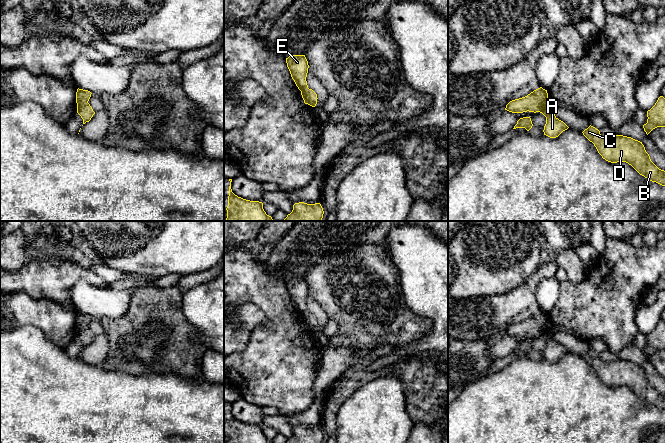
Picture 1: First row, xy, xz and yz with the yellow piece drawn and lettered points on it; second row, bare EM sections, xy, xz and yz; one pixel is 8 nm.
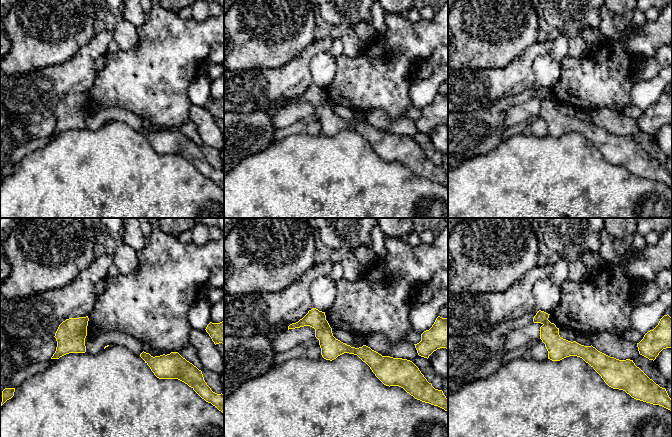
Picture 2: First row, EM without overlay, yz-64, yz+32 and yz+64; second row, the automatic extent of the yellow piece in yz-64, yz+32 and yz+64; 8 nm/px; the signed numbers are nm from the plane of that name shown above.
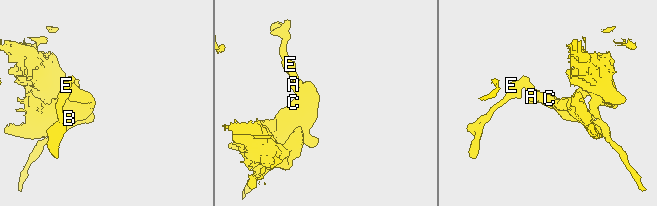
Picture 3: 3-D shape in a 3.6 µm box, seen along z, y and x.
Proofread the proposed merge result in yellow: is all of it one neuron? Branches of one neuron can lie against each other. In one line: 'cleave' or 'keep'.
keep

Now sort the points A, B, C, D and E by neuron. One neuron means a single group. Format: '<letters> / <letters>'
A B C D E

